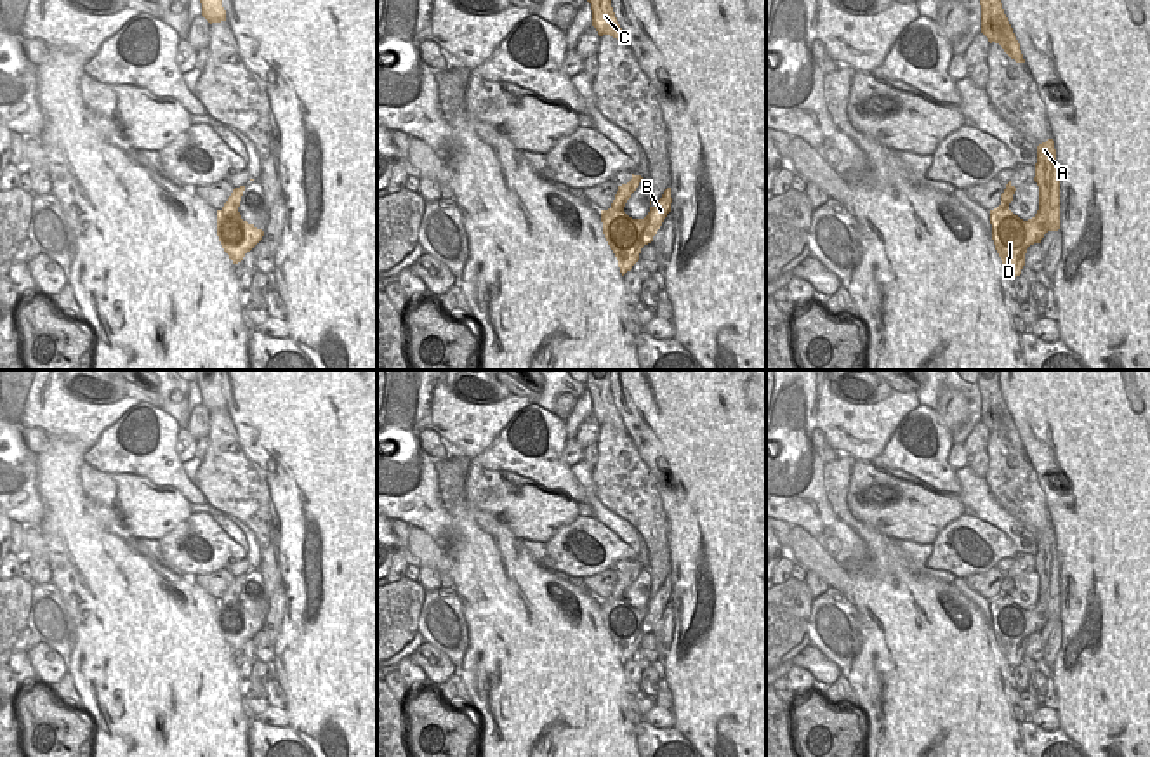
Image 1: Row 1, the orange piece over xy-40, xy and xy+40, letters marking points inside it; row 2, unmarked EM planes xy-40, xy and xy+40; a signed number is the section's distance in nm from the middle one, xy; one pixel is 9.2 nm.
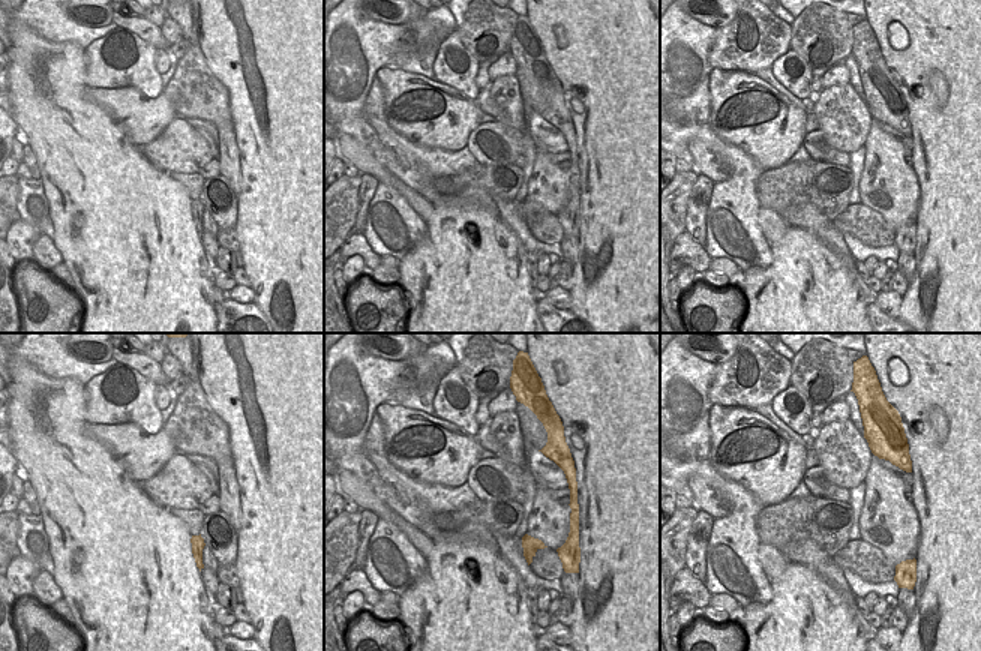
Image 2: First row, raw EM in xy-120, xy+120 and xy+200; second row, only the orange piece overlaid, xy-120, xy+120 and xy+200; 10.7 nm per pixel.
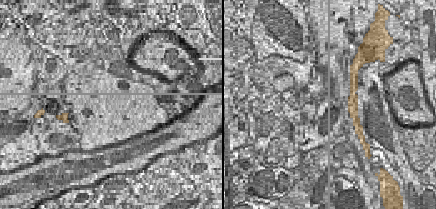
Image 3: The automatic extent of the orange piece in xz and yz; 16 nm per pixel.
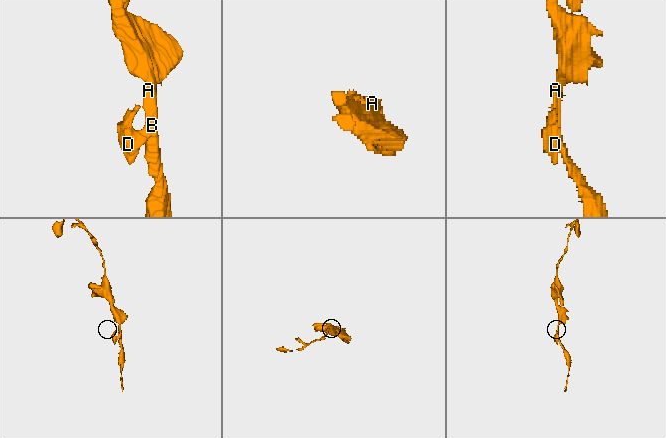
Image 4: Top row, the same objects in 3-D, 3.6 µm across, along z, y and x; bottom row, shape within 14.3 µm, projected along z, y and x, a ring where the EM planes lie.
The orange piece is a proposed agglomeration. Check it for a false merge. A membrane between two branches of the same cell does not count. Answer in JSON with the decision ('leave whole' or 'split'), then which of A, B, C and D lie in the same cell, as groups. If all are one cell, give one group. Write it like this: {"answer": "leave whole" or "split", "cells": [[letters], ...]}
{"answer": "split", "cells": [["A", "C"], ["B", "D"]]}

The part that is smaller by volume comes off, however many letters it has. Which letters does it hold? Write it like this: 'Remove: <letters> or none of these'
Remove: B, D

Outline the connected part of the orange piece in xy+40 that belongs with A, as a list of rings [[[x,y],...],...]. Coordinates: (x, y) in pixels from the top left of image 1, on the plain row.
[[[1048,528],[1046,531],[1037,535],[1037,552],[1034,569],[1039,575],[1037,602],[1049,604],[1053,597],[1060,597],[1060,564],[1053,528]]]

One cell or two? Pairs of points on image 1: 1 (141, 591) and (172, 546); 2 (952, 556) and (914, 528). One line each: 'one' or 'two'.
1: two
2: two

